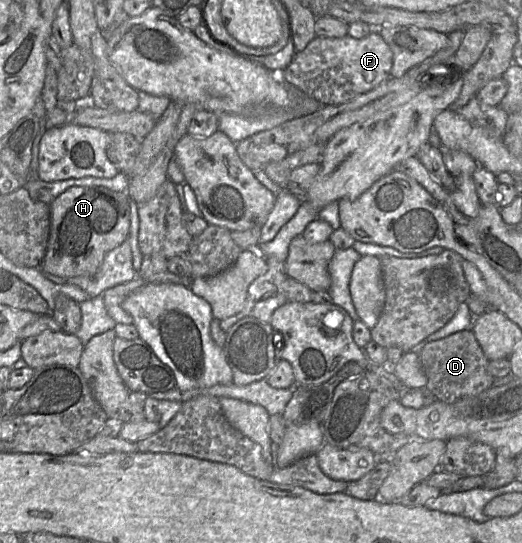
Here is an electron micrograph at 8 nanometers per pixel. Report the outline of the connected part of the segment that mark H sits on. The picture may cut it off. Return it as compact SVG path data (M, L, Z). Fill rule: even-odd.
M72 187L55 197L49 204L50 234L40 270L65 279L95 275L105 255L121 245L129 236L129 201L126 191L116 192L105 187Z

